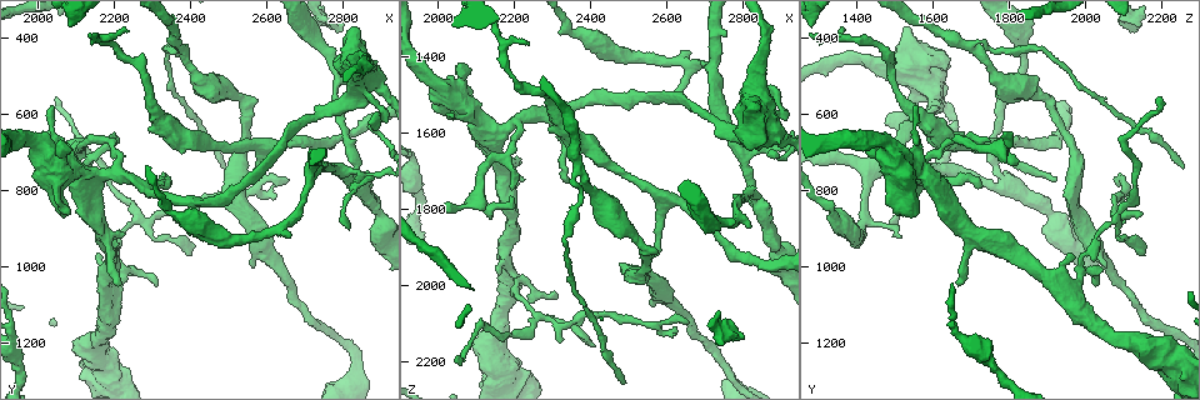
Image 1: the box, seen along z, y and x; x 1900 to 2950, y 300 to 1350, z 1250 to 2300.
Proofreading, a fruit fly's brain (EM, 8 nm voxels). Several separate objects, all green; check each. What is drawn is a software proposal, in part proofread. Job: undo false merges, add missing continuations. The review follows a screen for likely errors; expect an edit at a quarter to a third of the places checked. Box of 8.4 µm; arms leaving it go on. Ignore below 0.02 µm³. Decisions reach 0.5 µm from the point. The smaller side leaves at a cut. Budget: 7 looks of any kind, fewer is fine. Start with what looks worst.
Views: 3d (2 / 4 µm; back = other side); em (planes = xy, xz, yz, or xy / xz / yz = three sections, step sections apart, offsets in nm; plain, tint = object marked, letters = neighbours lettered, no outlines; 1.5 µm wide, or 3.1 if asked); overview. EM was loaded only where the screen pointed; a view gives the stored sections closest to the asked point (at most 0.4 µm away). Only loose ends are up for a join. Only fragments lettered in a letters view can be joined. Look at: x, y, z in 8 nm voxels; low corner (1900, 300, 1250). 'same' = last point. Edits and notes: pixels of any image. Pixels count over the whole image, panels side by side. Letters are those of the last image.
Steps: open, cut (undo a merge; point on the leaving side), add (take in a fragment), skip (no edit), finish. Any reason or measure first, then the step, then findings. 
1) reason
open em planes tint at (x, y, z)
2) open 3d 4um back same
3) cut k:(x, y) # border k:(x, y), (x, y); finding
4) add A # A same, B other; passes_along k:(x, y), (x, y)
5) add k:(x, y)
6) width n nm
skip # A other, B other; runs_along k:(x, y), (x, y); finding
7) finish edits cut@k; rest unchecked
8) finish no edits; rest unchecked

branch stops here
open 3d 2um at (2040, 560, 2195)

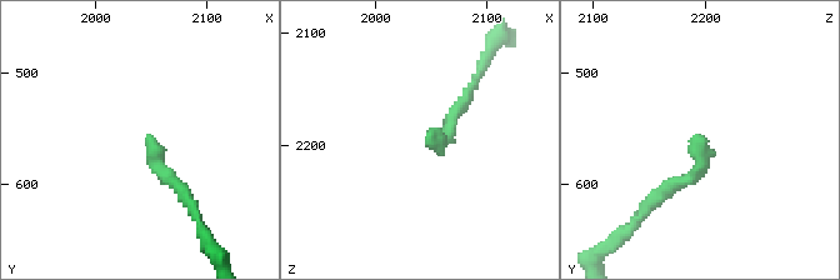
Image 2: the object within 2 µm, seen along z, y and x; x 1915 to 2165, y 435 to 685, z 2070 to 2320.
shape alone is not enough
open em planes letters at (2046, 554, 2188)

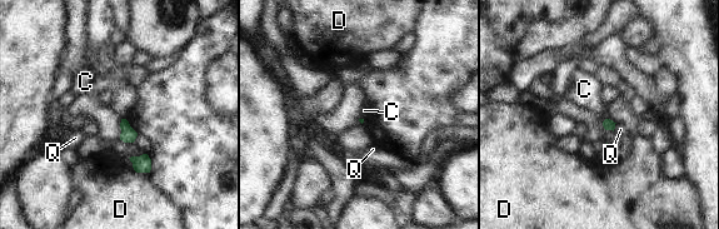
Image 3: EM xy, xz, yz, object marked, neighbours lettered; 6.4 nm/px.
skip # C other, D other, Q other; border 3:(121, 118), (125, 119); none of them fits

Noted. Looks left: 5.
free end
open 3d 2um at (2200, 1050, 1660)

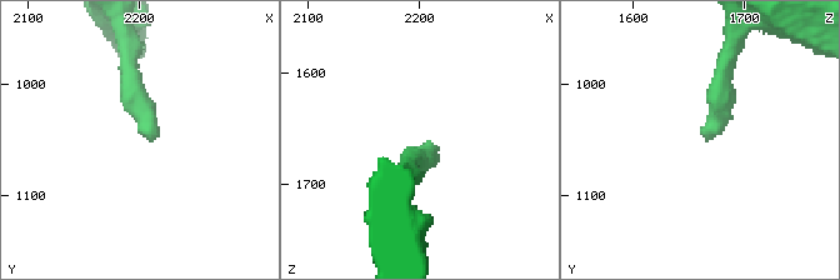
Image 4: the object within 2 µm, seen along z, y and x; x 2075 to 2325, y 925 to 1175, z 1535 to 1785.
shape alone is not enough
open em planes tint at (2210, 1048, 1660)

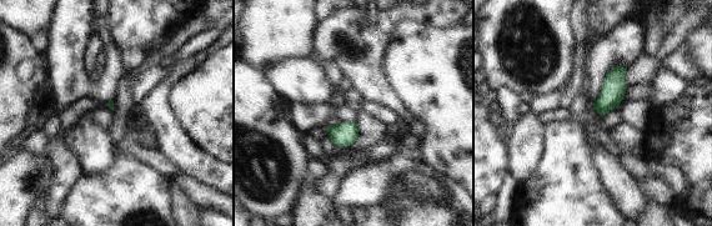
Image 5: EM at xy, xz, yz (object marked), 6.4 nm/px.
open em planes letters same

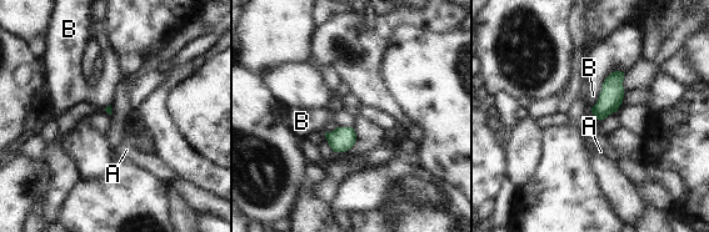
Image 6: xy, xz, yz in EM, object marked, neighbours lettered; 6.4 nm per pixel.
skip # A other, B other; none of them fits

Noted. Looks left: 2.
finish no edits; rest unchecked

